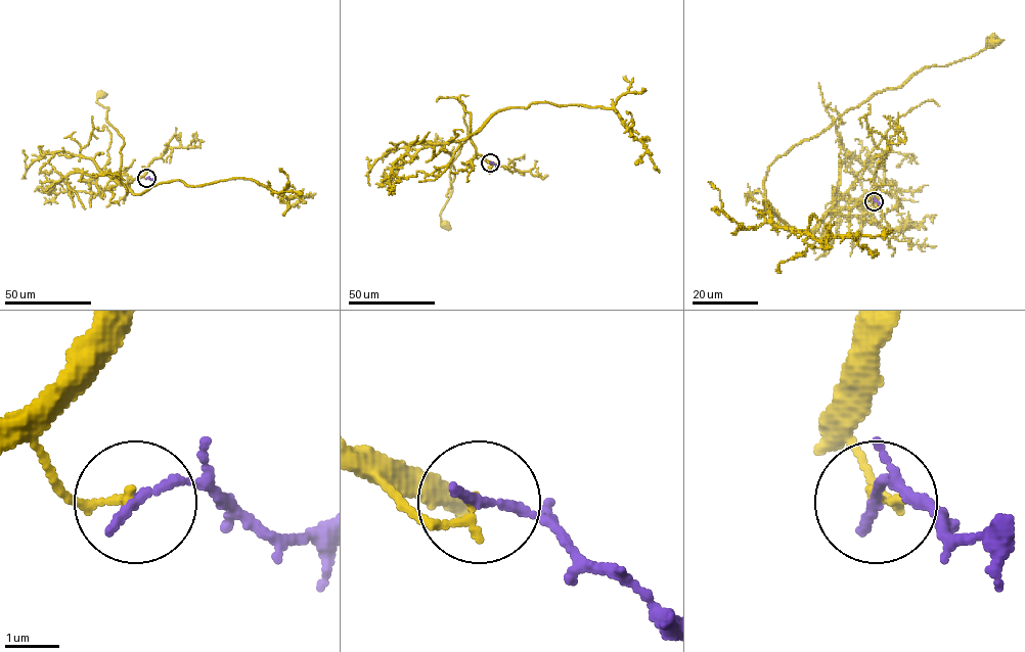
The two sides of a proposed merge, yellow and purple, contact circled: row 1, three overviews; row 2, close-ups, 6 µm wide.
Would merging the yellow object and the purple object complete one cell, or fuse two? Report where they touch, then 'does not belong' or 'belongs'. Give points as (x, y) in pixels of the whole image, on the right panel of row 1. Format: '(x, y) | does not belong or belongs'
(874, 201) | does not belong

